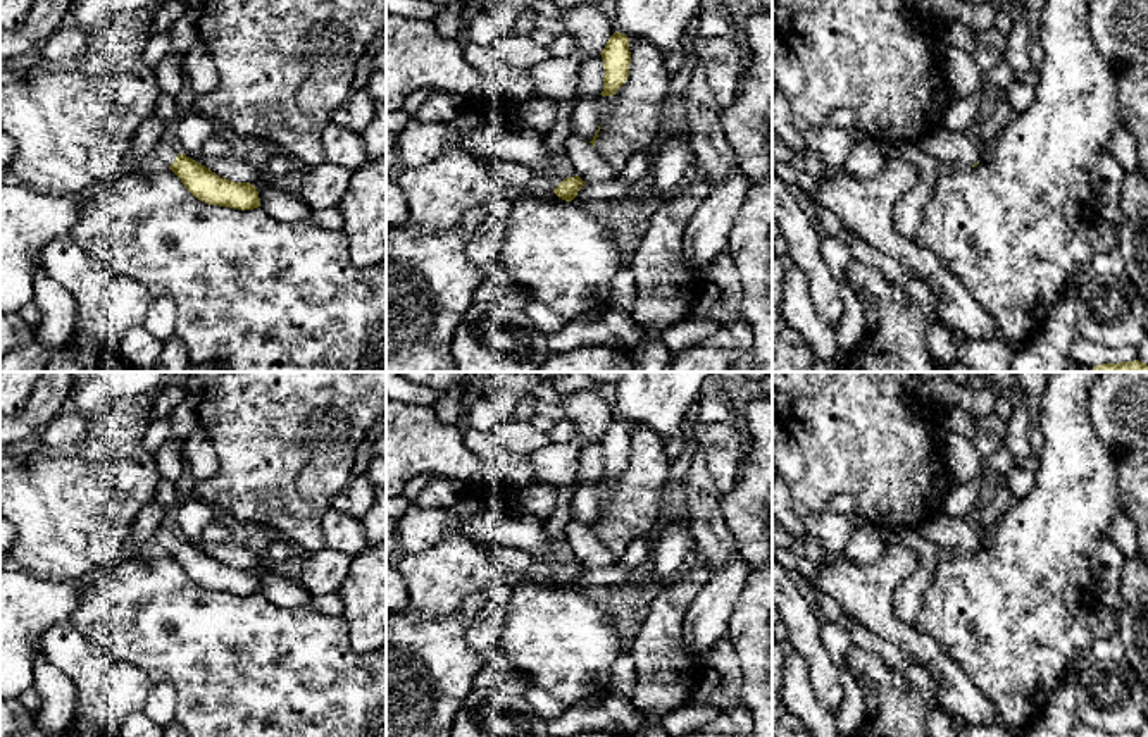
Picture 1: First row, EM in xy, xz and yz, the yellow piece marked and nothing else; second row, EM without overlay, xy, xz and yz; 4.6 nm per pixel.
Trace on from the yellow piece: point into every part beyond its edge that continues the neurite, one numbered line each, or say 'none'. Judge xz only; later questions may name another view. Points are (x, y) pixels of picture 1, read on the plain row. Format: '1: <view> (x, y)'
1: xz (418, 529)

